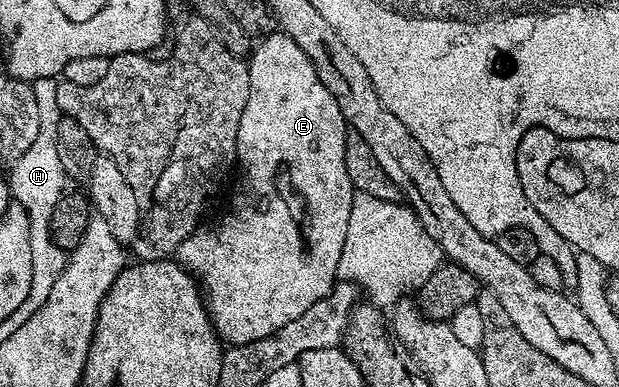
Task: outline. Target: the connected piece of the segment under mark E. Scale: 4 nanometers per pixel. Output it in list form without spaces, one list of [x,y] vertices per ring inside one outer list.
[[[279,30],[268,33],[259,41],[260,44],[252,52],[252,60],[247,61],[248,73],[250,74],[250,98],[246,102],[246,110],[242,110],[242,122],[238,122],[238,142],[236,143],[236,154],[239,167],[244,167],[244,176],[252,188],[244,188],[232,200],[228,213],[217,222],[213,228],[201,226],[196,229],[186,242],[178,246],[175,259],[185,270],[192,273],[202,285],[203,295],[206,297],[208,317],[216,328],[216,334],[225,345],[245,344],[254,342],[258,338],[266,338],[286,322],[294,322],[314,306],[338,283],[340,271],[338,262],[342,258],[342,246],[346,242],[346,226],[350,226],[350,206],[354,189],[350,182],[350,174],[346,174],[346,138],[350,131],[348,123],[344,120],[342,110],[338,110],[338,102],[334,102],[334,94],[322,86],[310,58],[302,54],[298,42],[290,38],[285,32]]]

